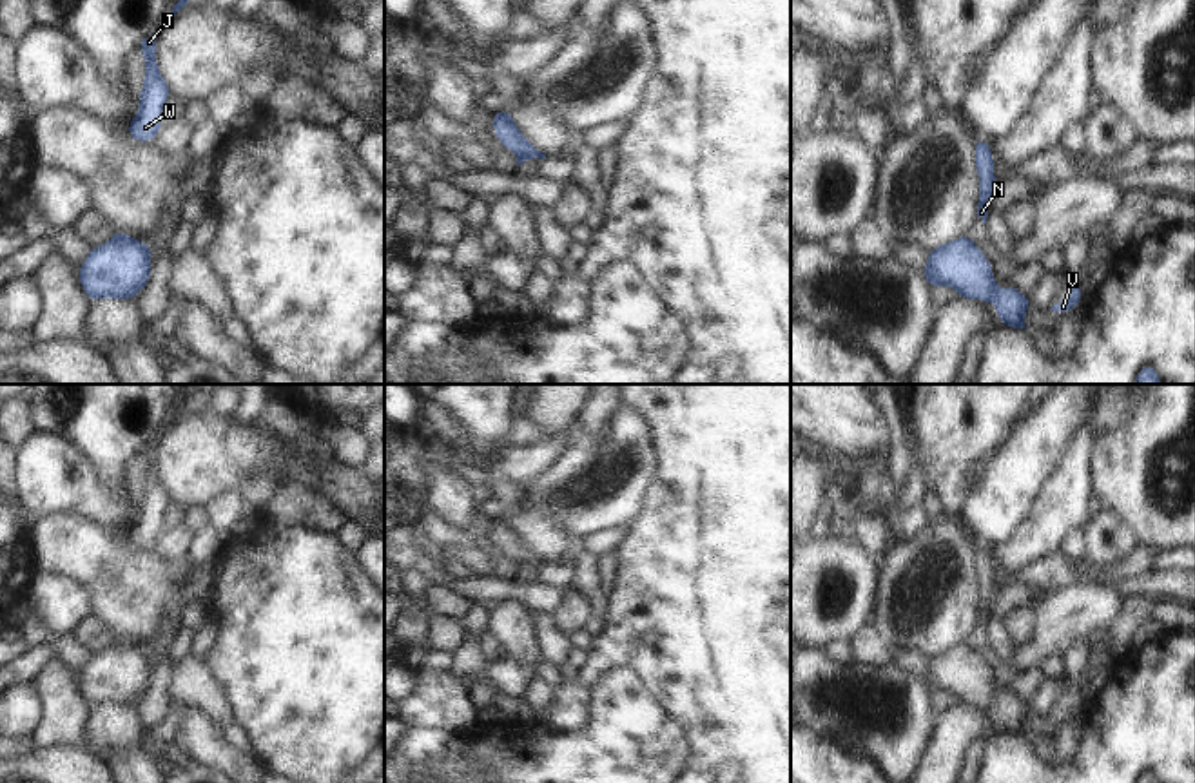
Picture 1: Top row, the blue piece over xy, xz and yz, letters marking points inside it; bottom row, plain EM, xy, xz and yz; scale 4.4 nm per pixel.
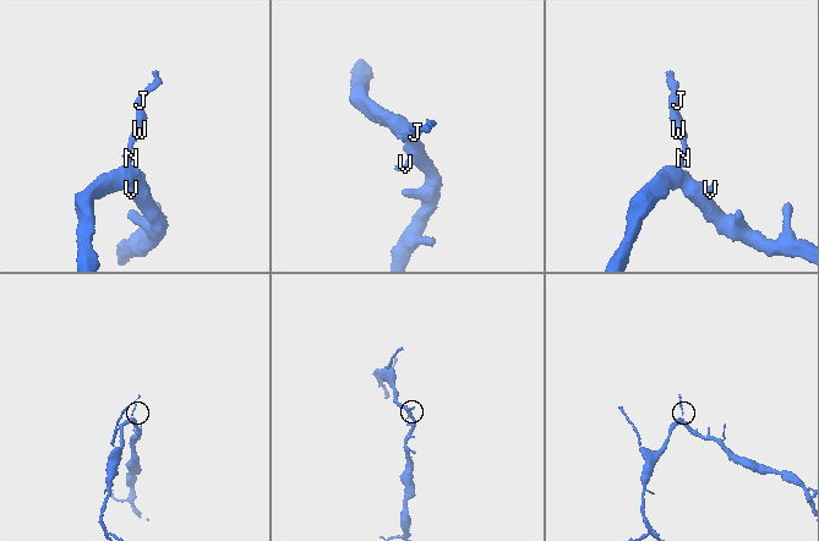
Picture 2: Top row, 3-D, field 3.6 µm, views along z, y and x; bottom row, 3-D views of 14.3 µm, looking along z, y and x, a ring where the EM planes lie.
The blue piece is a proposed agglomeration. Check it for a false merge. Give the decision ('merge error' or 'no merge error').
merge error

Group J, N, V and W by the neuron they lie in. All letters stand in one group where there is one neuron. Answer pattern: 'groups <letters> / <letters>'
groups J N W / V

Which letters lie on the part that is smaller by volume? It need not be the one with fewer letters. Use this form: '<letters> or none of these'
J, N, W.

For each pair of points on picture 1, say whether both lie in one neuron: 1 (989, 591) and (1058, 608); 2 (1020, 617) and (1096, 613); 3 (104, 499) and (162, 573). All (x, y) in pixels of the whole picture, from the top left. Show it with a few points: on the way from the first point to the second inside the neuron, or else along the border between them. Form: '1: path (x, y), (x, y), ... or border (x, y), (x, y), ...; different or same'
1: path (980, 628), (998, 664), (1018, 664), (1038, 644); same
2: border (1036, 608), (1032, 633), (1014, 646); different
3: border (87, 515), (111, 528), (127, 530); different

